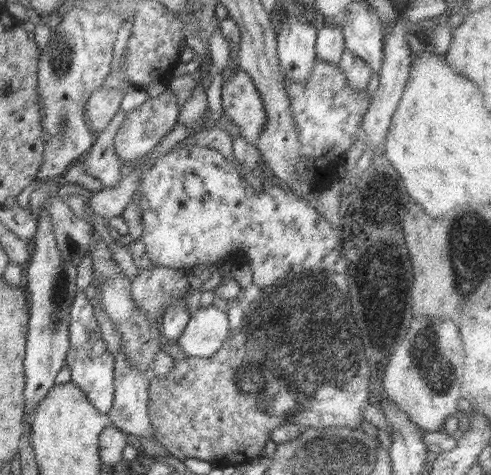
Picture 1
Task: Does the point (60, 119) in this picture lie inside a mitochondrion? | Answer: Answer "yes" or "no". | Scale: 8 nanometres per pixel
yes

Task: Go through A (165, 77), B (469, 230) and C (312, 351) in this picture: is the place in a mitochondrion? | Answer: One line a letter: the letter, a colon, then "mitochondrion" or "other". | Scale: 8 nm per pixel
A: other
B: mitochondrion
C: mitochondrion

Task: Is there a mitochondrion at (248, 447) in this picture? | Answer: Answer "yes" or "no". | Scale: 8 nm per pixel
no

